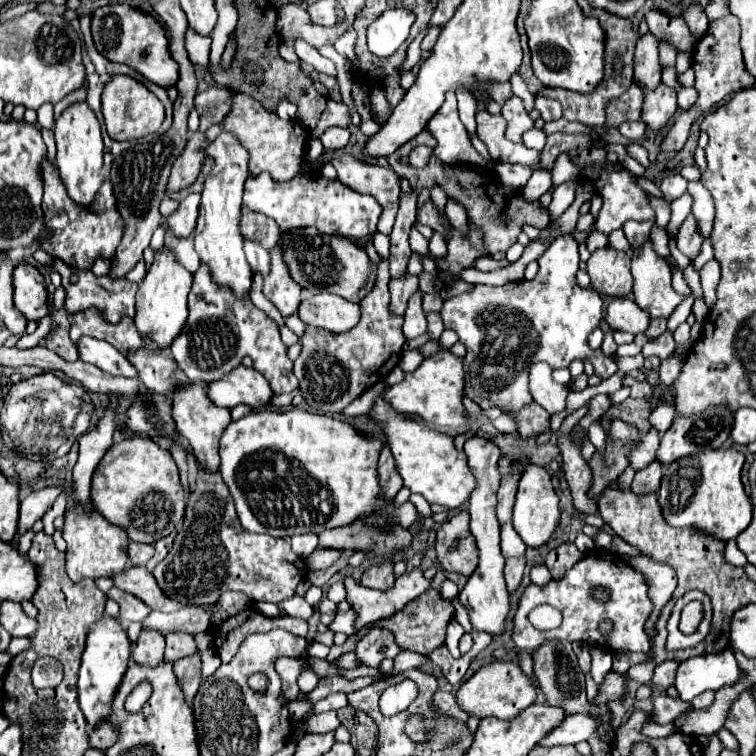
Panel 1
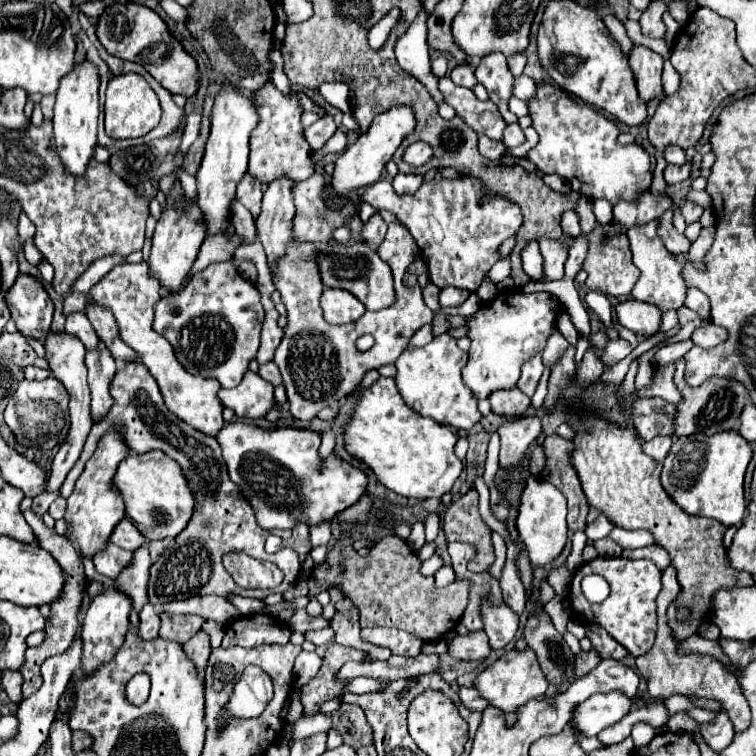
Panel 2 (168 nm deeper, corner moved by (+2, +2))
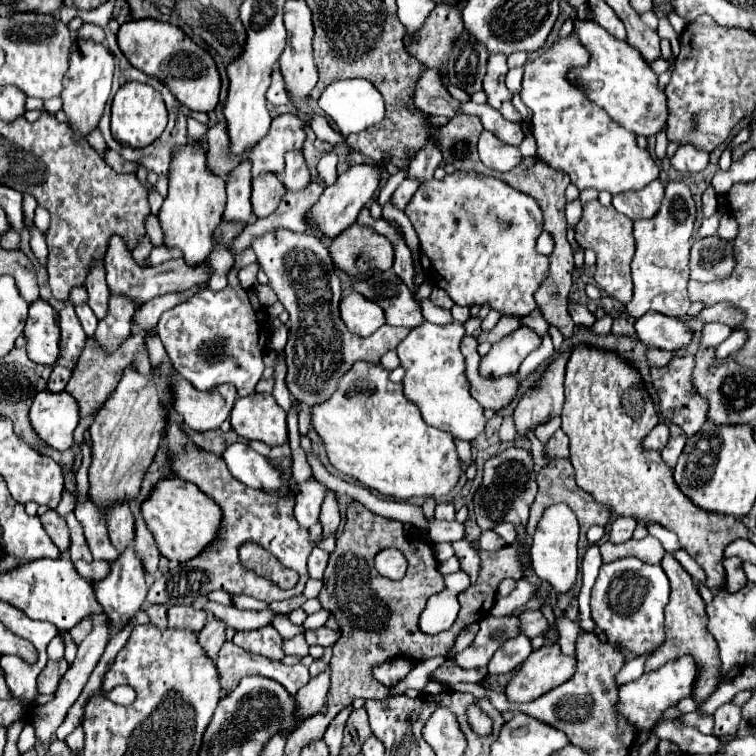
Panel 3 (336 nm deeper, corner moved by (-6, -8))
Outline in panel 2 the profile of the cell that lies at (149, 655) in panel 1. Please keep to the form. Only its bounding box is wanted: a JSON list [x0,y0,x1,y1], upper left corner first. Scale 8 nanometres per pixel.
[138,604,160,640]

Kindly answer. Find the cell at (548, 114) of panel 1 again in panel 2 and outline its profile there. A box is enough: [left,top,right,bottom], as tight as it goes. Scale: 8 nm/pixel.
[514,74,536,100]

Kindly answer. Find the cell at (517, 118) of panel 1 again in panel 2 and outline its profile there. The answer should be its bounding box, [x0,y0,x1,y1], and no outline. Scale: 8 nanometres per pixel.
[476,52,518,124]

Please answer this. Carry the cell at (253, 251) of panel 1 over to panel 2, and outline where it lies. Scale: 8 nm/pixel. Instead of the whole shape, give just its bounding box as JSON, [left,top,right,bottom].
[234,200,256,244]

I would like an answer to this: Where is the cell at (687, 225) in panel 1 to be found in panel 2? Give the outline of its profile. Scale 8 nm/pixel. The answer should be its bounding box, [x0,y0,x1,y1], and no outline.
[680,202,702,224]

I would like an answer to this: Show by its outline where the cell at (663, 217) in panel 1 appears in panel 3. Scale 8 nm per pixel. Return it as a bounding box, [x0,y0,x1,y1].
[690,236,736,282]

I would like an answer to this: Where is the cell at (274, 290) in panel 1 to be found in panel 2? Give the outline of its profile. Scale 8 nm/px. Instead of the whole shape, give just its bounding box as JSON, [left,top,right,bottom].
[258,180,294,268]

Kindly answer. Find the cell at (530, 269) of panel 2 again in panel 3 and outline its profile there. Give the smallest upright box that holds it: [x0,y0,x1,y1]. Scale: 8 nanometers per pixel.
[522,310,550,334]

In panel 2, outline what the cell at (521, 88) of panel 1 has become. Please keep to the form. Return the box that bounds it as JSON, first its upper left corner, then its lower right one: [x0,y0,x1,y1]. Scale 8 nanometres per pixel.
[508,52,526,76]

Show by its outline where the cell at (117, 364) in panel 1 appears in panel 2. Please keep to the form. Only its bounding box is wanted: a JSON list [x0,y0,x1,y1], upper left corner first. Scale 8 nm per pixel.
[66,312,100,350]

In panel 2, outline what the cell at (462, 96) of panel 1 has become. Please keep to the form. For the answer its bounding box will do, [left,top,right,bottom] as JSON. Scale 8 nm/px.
[450,64,478,88]

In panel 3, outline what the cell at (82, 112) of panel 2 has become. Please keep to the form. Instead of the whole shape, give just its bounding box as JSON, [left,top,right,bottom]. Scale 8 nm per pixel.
[64,40,114,136]

